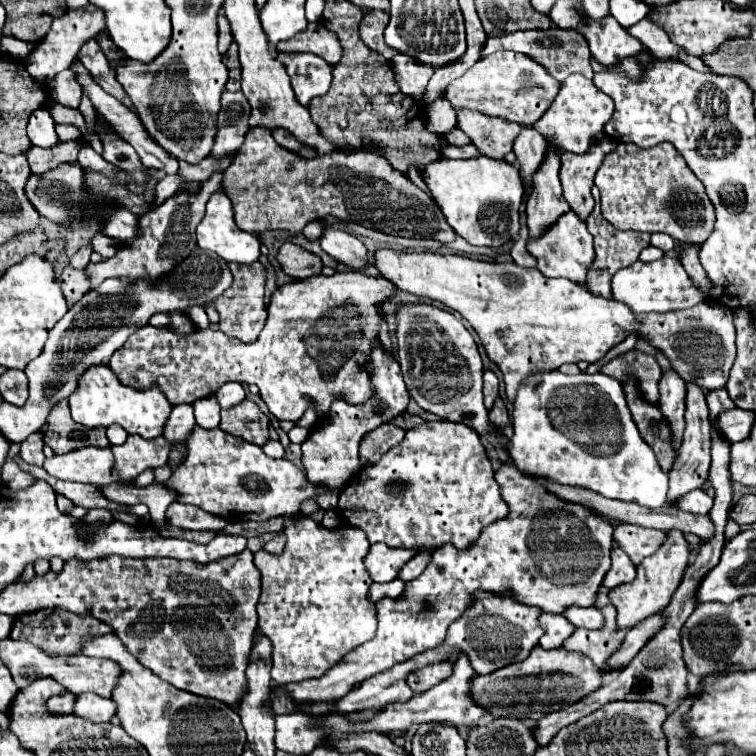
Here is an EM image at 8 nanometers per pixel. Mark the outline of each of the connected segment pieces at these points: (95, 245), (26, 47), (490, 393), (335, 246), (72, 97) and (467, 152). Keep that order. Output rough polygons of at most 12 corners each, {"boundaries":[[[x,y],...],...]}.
{"boundaries":[[[102,233],[90,240],[93,251],[113,258],[117,244]],[[1,38],[1,52],[25,60],[37,42]],[[485,372],[485,408],[491,410],[499,396],[499,380],[493,372]],[[323,226],[323,252],[361,270],[369,252],[349,232]],[[73,70],[53,78],[53,100],[79,108],[81,84]],[[473,144],[445,146],[441,154],[447,158],[479,156]]]}

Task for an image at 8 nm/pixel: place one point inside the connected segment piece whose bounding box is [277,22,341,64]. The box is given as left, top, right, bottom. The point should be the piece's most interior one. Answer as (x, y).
(315, 39)

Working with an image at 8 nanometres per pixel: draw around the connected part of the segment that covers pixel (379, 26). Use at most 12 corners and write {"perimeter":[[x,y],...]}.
{"perimeter":[[365,12],[361,40],[387,60],[397,52],[383,40],[389,14]]}

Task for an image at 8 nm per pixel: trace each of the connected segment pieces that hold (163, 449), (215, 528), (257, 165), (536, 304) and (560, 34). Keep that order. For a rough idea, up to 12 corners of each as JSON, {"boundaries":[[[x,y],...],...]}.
{"boundaries":[[[129,436],[115,446],[115,472],[135,480],[169,460],[167,438]],[[173,502],[167,522],[183,530],[221,532],[225,518]],[[249,130],[223,188],[237,226],[301,232],[335,216],[457,236],[377,152],[305,160]],[[373,252],[459,312],[503,372],[593,364],[629,334],[703,390],[735,362],[733,312],[633,314],[537,268]],[[525,30],[489,38],[481,56],[515,50],[555,80],[593,78],[575,30]]]}

